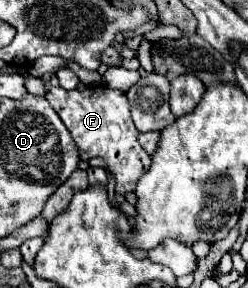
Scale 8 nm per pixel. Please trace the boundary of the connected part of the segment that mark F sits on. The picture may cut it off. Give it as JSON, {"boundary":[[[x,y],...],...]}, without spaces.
{"boundary":[[[103,84],[97,88],[85,88],[85,90],[65,90],[61,86],[47,90],[47,100],[51,108],[59,114],[67,130],[71,132],[77,148],[81,150],[81,160],[91,160],[95,156],[101,156],[109,172],[117,180],[117,192],[127,194],[133,192],[137,186],[137,180],[141,174],[149,168],[151,156],[143,152],[143,148],[137,142],[137,128],[129,114],[129,104],[125,98],[125,92],[121,90],[109,90]]]}

